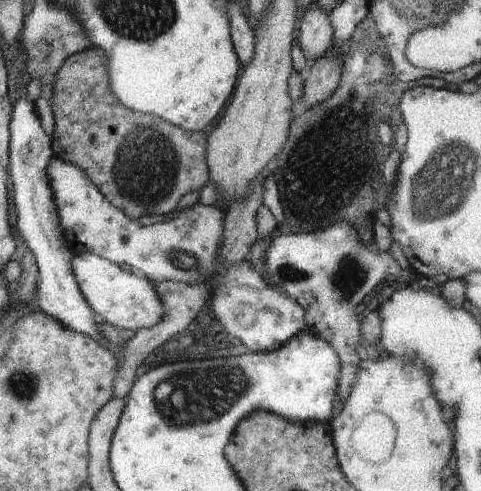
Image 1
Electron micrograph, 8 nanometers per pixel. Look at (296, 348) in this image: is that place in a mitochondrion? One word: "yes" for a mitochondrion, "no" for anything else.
no

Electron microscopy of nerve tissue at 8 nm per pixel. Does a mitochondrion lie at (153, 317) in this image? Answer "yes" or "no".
no

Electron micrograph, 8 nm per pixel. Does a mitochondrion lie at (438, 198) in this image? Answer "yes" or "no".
yes

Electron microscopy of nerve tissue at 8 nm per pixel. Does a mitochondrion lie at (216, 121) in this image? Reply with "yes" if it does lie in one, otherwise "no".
no

